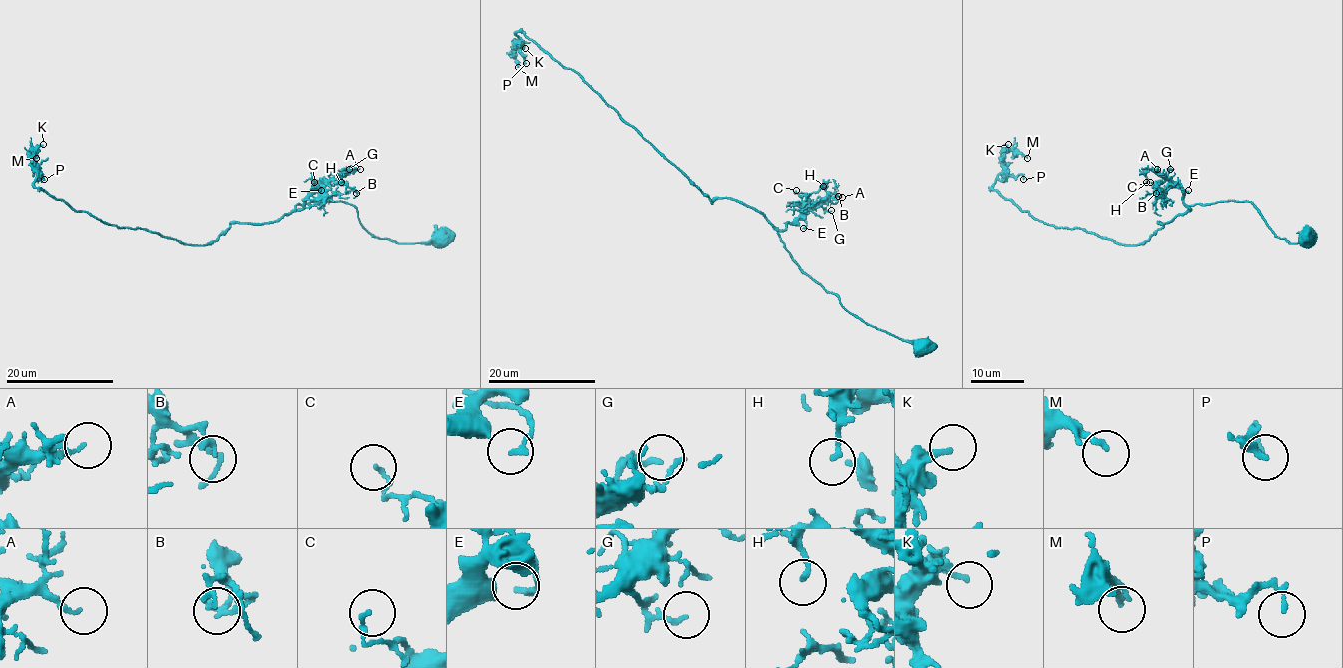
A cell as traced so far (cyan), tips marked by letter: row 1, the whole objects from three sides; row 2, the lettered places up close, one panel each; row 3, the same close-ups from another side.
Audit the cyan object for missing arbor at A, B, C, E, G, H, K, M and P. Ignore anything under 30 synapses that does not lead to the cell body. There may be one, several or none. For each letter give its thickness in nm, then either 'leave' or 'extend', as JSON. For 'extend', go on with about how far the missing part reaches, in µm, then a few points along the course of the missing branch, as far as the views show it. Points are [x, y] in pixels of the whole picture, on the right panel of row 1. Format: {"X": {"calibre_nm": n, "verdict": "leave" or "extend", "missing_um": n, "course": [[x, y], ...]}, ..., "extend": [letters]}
{"A": {"calibre_nm": 160, "verdict": "leave"}, "B": {"calibre_nm": 100, "verdict": "leave"}, "C": {"calibre_nm": 130, "verdict": "leave"}, "E": {"calibre_nm": 160, "verdict": "leave"}, "G": {"calibre_nm": 160, "verdict": "leave"}, "H": {"calibre_nm": 160, "verdict": "leave"}, "K": {"calibre_nm": 150, "verdict": "leave"}, "M": {"calibre_nm": 190, "verdict": "leave"}, "P": {"calibre_nm": 150, "verdict": "leave"}, "extend": []}

